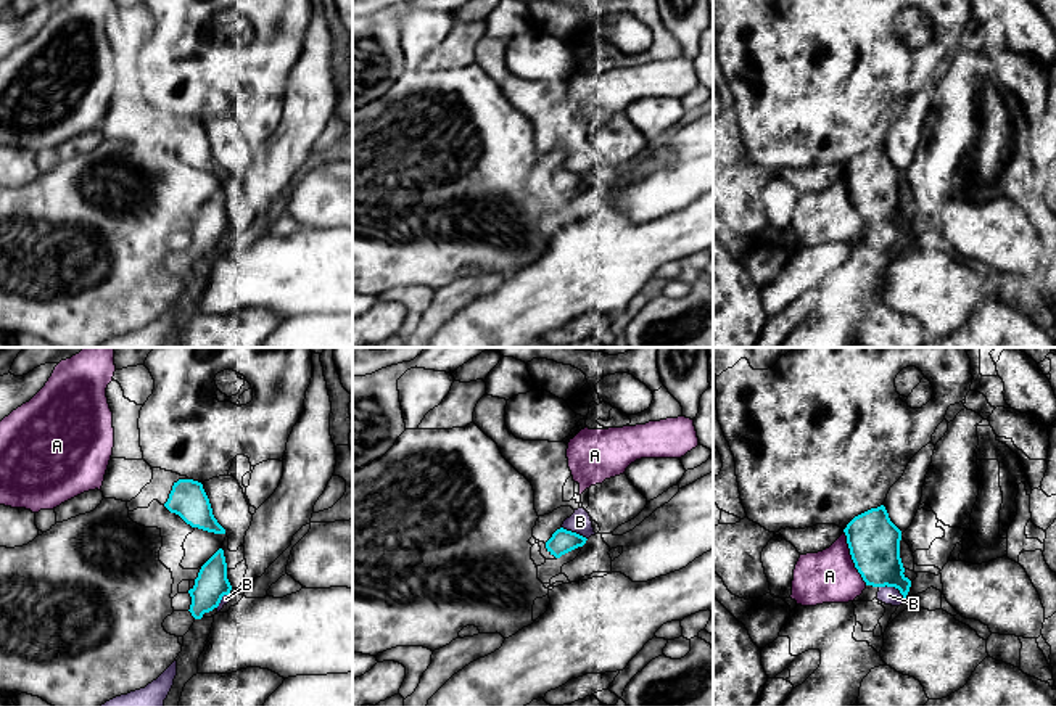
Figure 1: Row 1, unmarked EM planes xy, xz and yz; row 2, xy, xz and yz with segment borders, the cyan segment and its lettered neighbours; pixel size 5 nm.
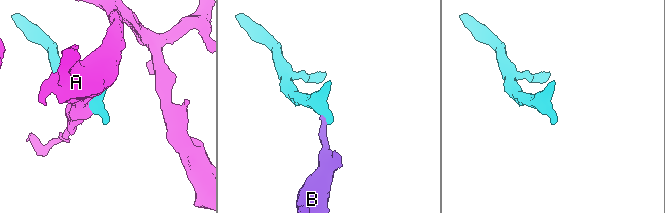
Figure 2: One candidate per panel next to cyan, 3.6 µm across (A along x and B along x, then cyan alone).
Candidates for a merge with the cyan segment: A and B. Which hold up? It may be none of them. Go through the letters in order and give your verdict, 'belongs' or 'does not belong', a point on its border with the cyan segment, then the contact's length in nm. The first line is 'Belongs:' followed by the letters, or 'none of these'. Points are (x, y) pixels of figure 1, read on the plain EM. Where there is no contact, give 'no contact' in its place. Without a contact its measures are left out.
Belongs: none of these
A: does not belong; contact yz (852, 198); length 300 nm
B: does not belong; contact yz (894, 225); length 150 nm

